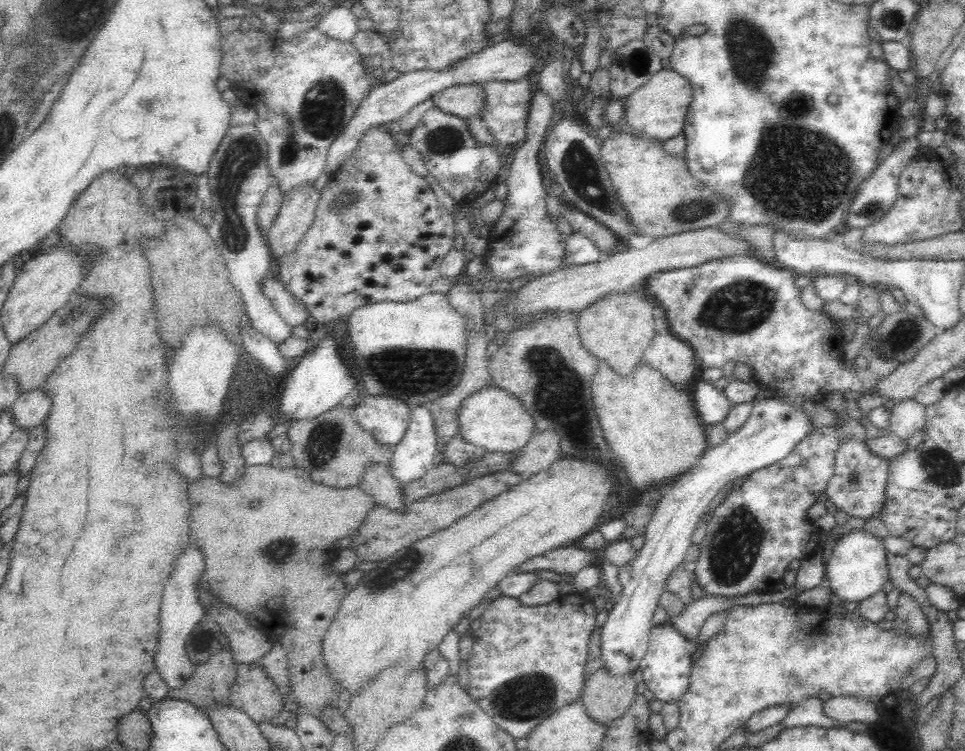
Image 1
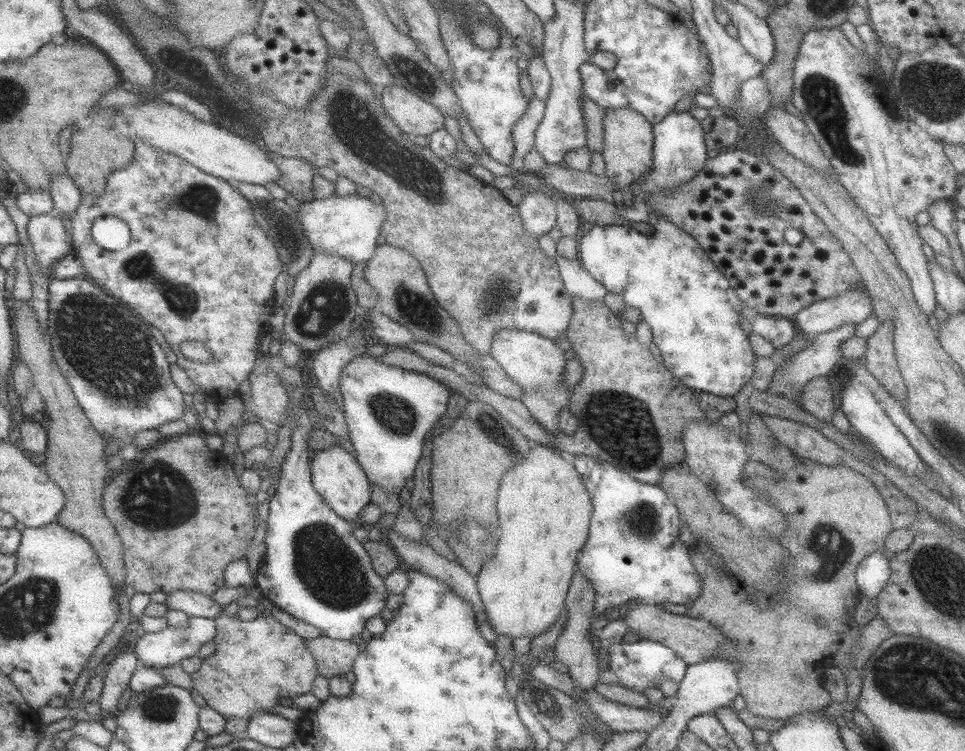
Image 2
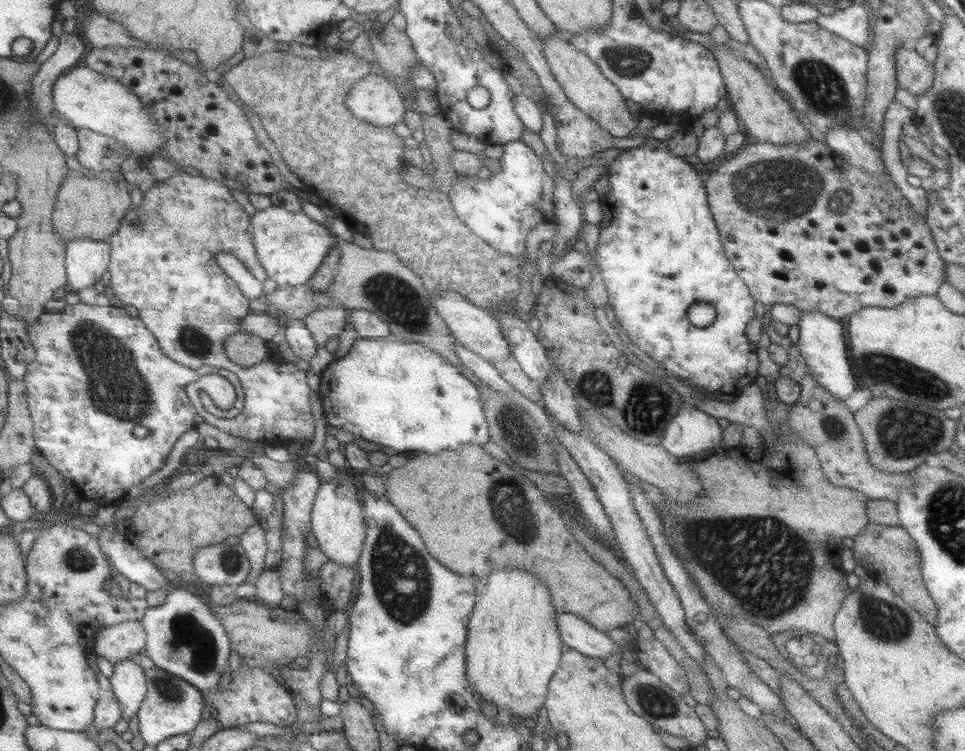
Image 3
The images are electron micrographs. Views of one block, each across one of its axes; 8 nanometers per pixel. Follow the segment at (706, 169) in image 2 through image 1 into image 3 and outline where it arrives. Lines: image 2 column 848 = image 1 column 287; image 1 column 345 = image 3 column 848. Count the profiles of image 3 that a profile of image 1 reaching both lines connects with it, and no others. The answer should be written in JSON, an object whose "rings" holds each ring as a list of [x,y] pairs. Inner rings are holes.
{"rings":[[[810,137],[803,144],[771,144],[762,140],[744,144],[731,155],[731,158],[727,157],[725,163],[708,172],[705,190],[709,211],[718,231],[720,242],[723,244],[724,256],[735,273],[747,285],[751,298],[767,308],[772,304],[794,304],[800,311],[815,310],[825,316],[840,319],[843,316],[850,316],[861,308],[893,308],[906,299],[921,295],[935,295],[945,278],[945,263],[940,260],[929,228],[925,222],[916,218],[909,204],[895,188],[895,182],[891,180],[889,172],[885,171],[885,174],[879,178],[869,176],[863,170],[854,168],[847,160],[843,160],[825,142]]]}

